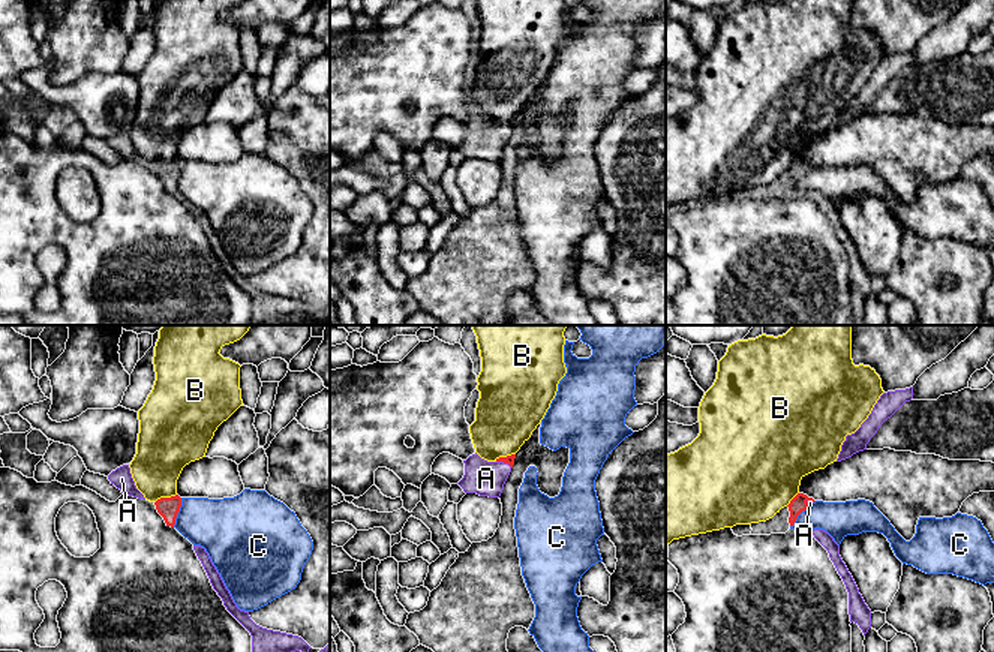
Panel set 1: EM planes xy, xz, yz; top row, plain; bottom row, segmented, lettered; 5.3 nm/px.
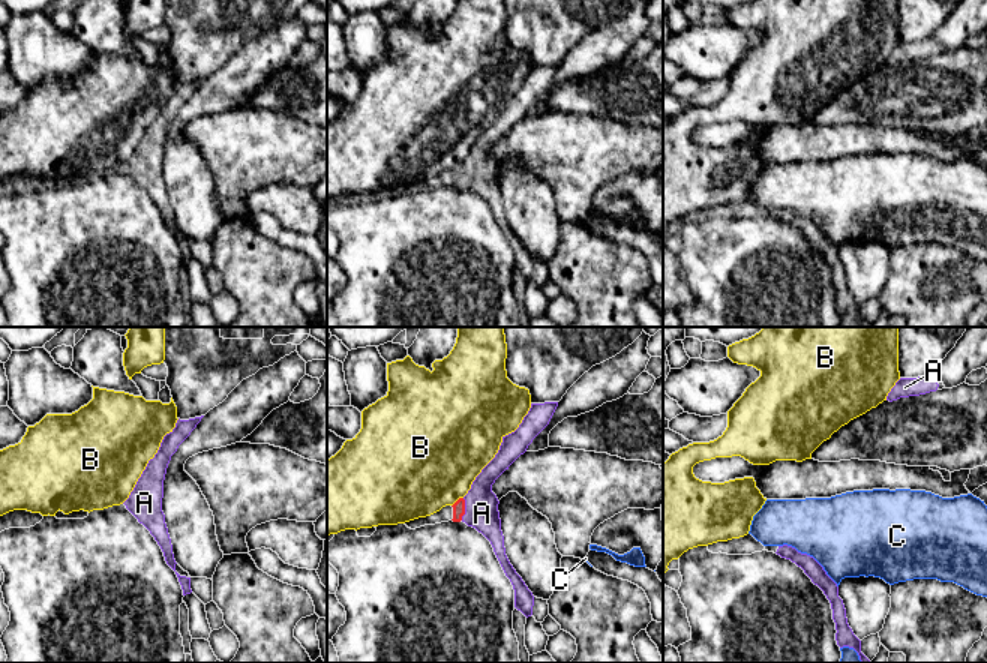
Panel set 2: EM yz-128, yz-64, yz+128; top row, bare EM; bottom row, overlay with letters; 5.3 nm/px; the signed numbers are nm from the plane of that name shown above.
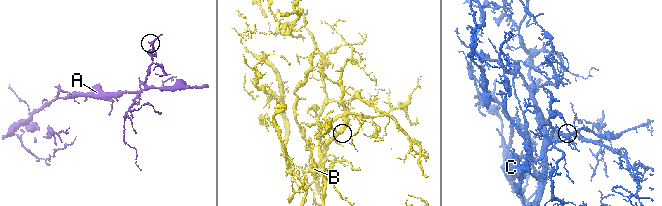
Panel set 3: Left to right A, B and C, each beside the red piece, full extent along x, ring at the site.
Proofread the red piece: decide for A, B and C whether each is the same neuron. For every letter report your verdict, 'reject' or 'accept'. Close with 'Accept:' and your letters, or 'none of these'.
A: accept
B: reject
C: reject
Accept: A

